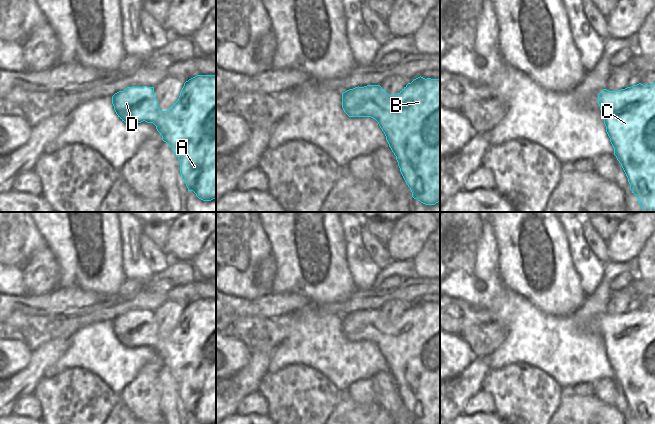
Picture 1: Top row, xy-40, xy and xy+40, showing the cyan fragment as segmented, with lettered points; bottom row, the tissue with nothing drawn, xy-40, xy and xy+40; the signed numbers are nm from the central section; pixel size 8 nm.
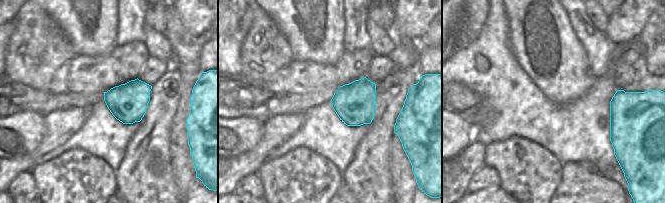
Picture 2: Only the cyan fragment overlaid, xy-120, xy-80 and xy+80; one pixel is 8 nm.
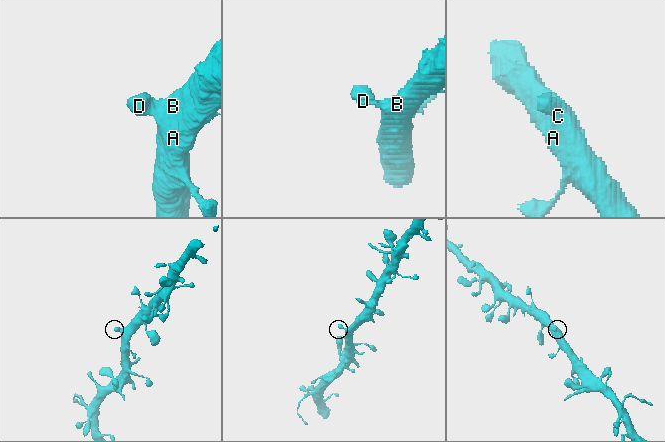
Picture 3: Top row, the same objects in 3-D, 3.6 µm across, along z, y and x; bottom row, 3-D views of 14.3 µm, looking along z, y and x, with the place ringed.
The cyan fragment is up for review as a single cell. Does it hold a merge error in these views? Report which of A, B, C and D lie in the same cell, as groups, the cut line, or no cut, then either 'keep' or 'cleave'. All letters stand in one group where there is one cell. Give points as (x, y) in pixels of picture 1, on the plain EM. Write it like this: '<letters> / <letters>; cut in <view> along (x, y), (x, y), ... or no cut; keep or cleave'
A B C D; no cut; keep

